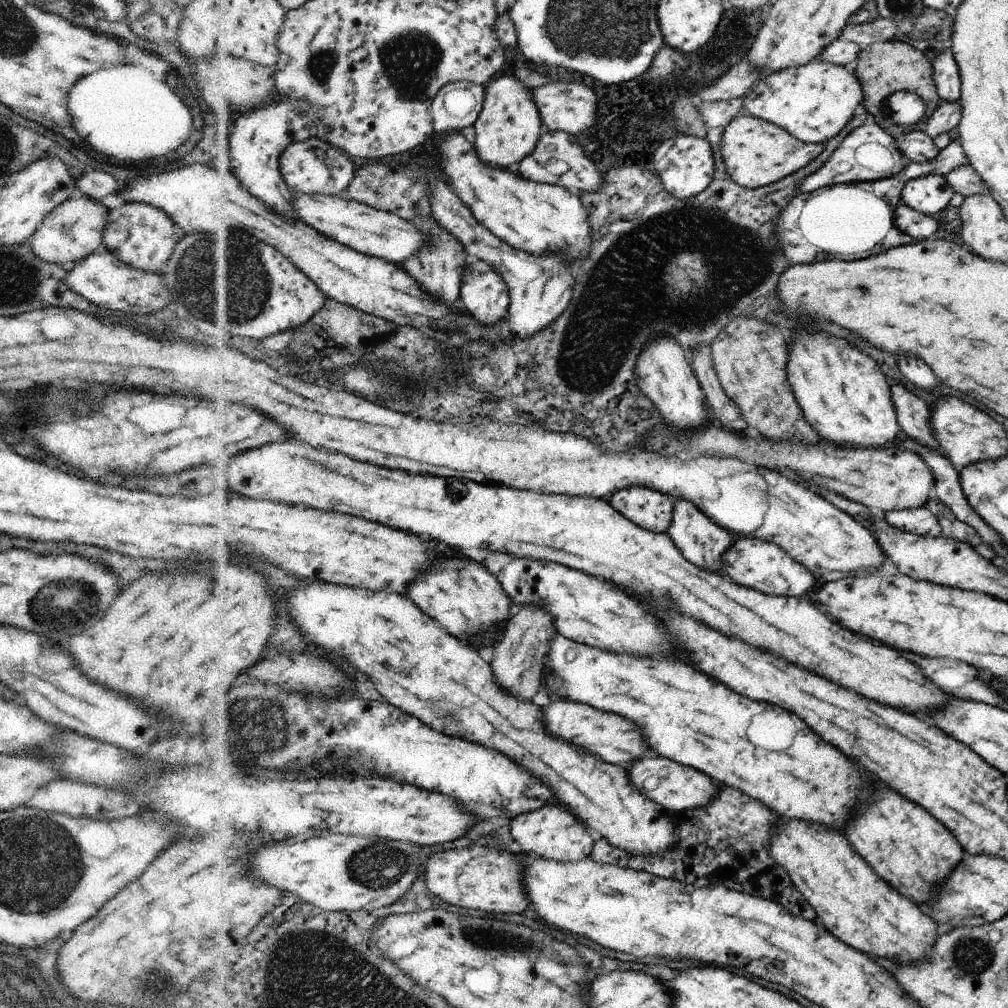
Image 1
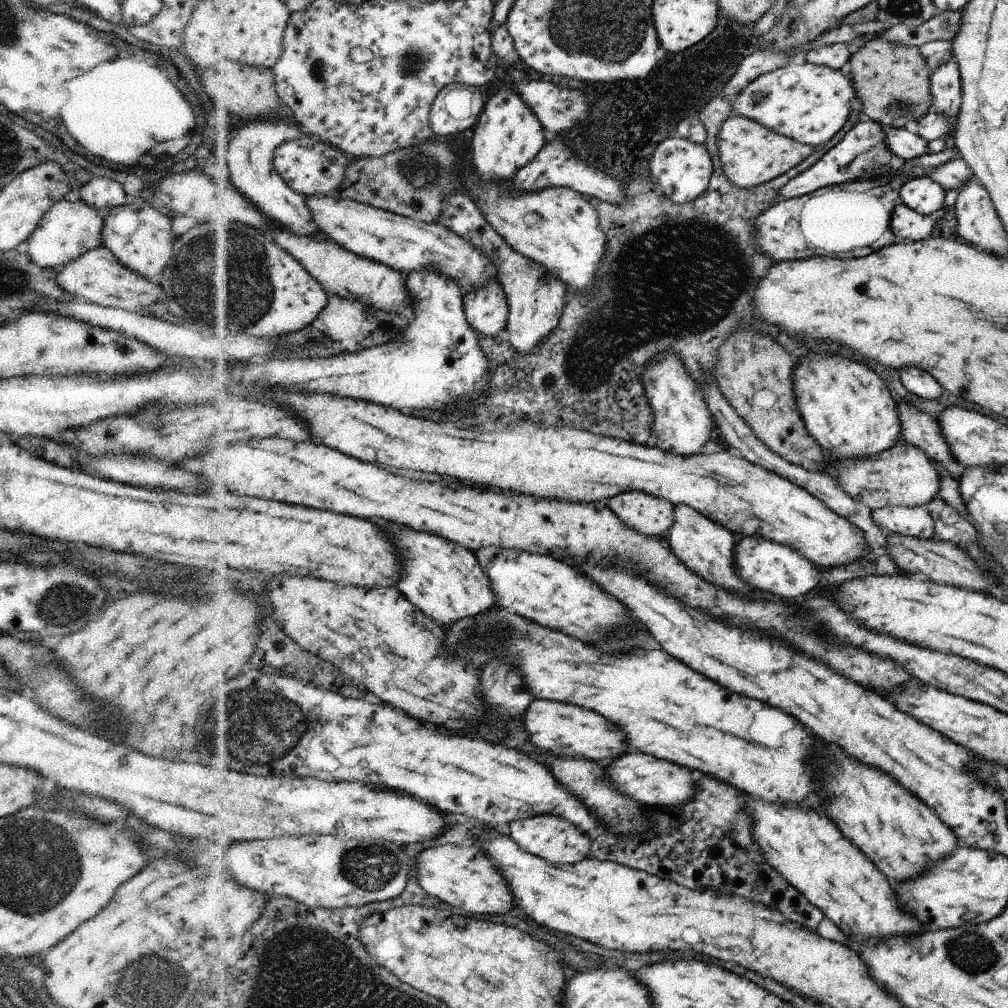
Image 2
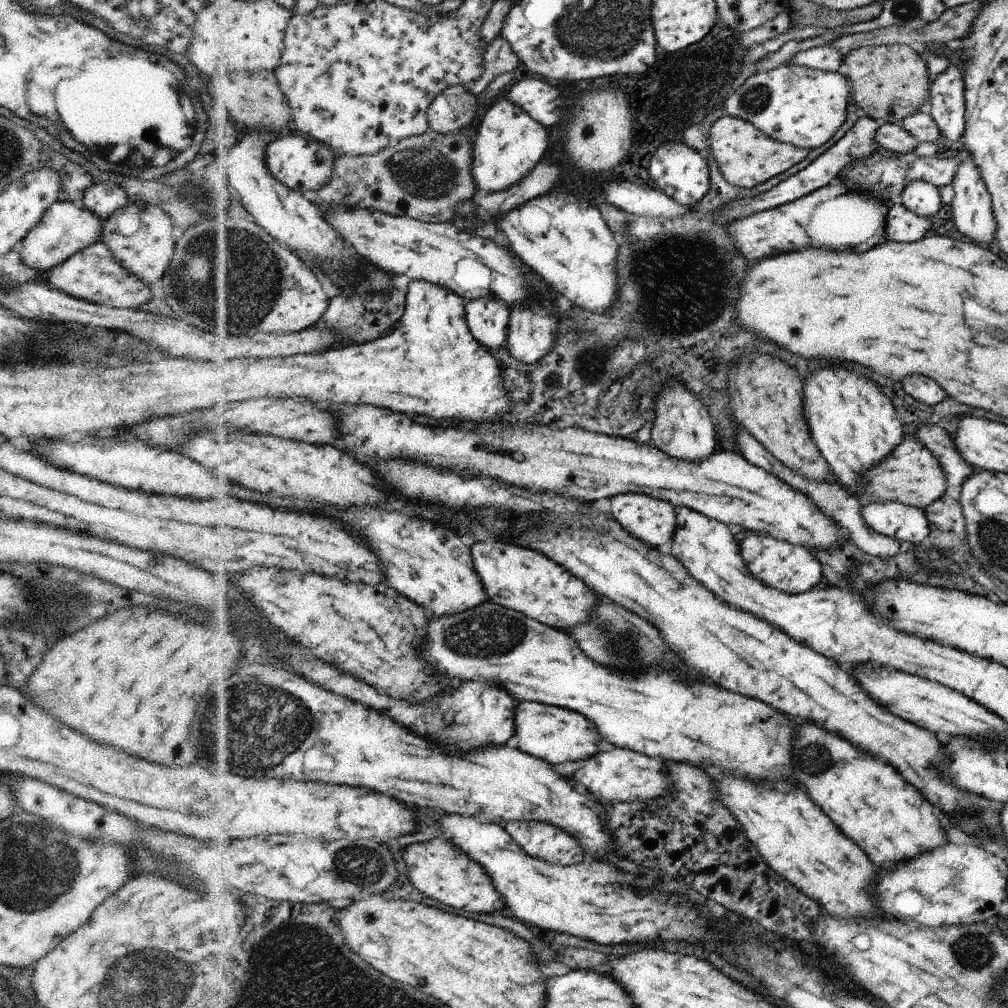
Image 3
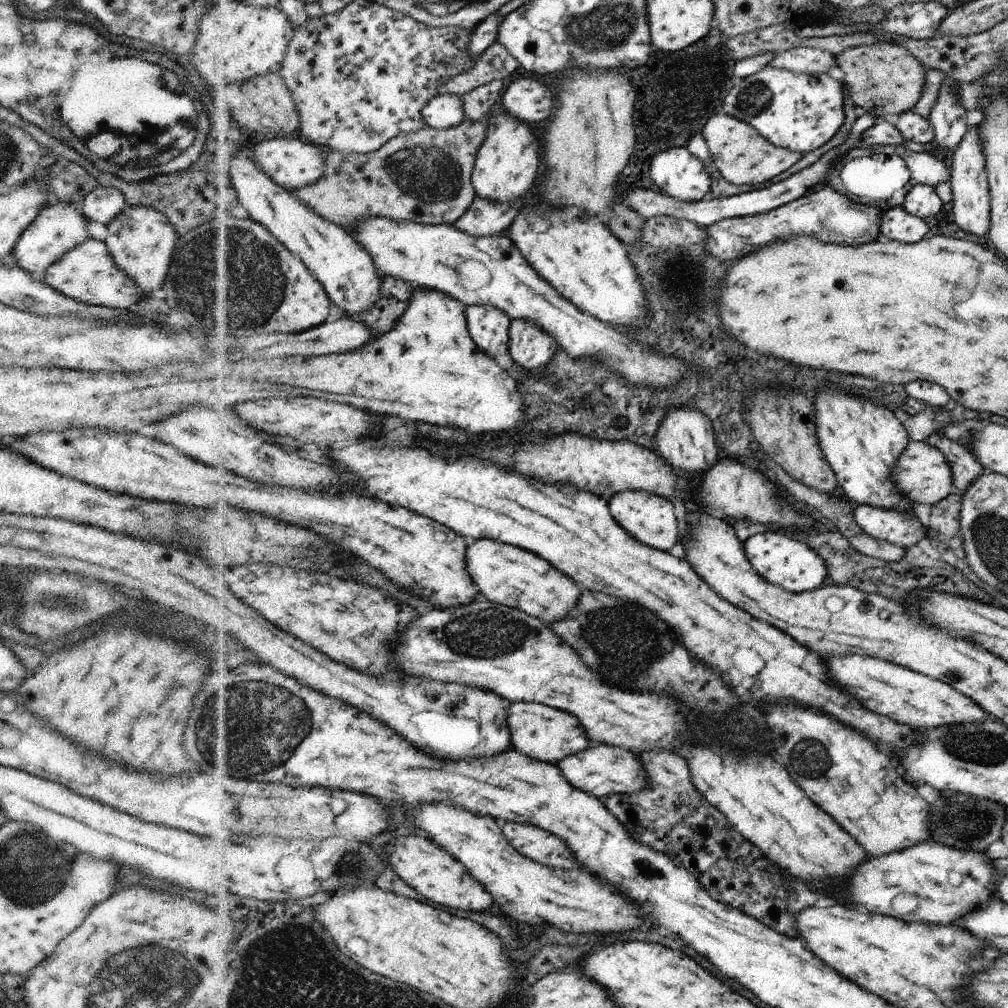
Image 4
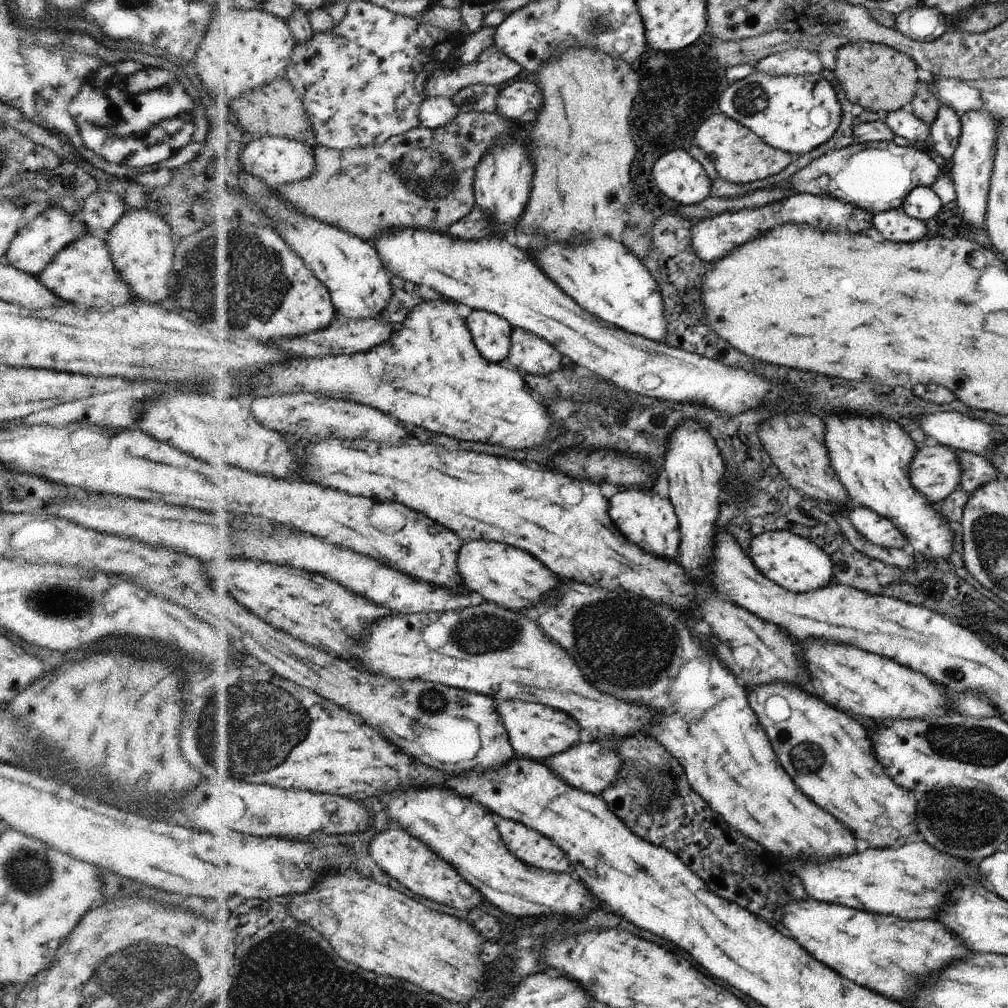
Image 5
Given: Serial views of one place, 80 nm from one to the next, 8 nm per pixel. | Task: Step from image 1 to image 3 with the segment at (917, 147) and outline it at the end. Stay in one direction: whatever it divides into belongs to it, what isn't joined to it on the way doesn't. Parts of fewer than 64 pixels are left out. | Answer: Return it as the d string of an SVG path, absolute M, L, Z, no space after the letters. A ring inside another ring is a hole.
M882 123L876 131L875 141L878 148L886 149L895 155L912 153L920 143L910 131L895 123Z

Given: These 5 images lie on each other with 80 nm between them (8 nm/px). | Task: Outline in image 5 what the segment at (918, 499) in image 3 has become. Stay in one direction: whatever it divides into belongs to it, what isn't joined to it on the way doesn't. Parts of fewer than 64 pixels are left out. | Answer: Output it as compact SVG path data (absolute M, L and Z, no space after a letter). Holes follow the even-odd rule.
M938 442L924 443L912 460L910 480L917 491L938 504L960 488L962 464L947 446Z

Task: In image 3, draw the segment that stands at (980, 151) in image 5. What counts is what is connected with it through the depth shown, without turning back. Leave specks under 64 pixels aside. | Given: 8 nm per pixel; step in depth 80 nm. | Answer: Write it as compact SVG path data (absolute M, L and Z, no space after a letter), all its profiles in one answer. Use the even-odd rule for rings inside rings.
M961 151L963 162L958 167L956 176L952 181L952 188L955 190L955 198L951 202L954 216L954 224L958 232L966 238L971 238L972 243L994 248L995 232L998 230L998 223L995 219L994 207L991 202L991 193L983 181L982 174L976 166L971 155Z

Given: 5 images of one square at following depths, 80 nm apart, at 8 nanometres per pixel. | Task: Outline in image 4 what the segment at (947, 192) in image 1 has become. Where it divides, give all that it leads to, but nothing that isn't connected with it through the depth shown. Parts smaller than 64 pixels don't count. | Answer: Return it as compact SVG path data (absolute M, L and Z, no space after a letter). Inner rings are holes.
M918 183L905 196L901 206L910 214L920 218L936 216L942 210L942 199L938 196L935 187Z

